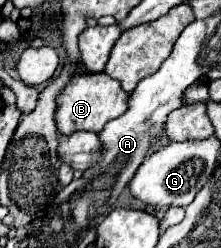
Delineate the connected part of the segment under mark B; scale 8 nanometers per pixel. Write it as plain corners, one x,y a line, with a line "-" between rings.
105,72
101,74
75,74
73,80
61,90
61,96
57,96
57,130
59,134
73,134
77,130
91,130
101,132
101,128
121,116
127,108
129,94
121,88
121,84
113,78
109,78

